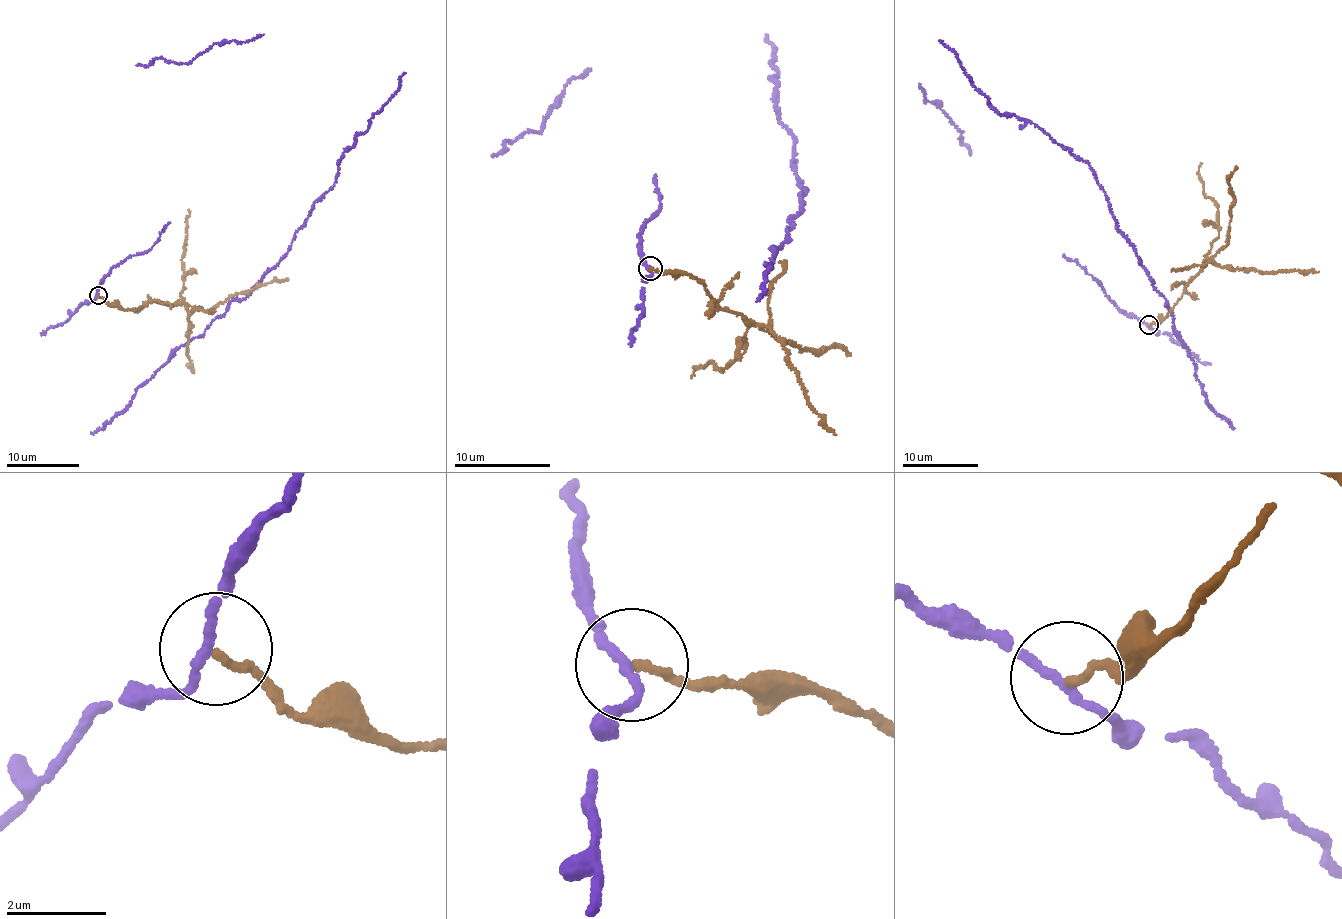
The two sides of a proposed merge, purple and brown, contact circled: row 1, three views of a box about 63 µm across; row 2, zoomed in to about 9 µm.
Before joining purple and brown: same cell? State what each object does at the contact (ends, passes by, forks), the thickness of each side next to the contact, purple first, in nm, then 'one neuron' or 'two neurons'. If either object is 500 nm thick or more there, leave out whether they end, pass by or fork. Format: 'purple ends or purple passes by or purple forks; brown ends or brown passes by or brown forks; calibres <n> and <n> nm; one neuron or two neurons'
purple passes by; brown ends; calibres 170 and 170 nm; two neurons

